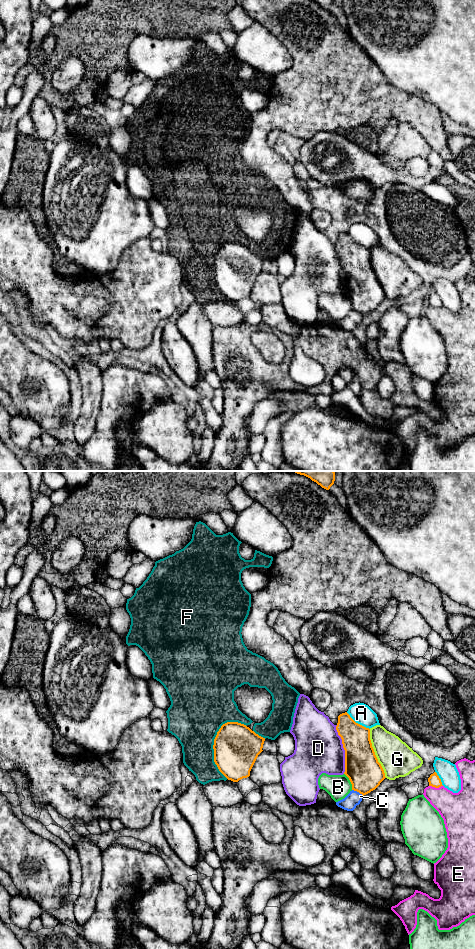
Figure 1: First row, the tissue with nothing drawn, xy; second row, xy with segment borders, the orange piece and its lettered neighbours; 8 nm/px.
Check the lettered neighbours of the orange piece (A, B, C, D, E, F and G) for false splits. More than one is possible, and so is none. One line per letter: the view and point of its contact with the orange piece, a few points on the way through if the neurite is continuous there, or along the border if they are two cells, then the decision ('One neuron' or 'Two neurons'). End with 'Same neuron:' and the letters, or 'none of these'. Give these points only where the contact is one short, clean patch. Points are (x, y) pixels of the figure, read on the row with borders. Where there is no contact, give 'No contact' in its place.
A: Touches orange at xy (357, 723). Two neurons
B: Touches orange at xy (350, 781). Two neurons
C: Touches orange at xy (358, 791). Two neurons
D: Touches orange at xy (344, 749). Two neurons
E: Touches orange at xy (436, 787). Two neurons
F: Touches orange at xy (214, 744). Two neurons
G: Touches orange at xy (374, 753). Two neurons
Same neuron: none of these

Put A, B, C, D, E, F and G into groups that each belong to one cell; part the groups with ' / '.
A / B / C / D / E / F / G

